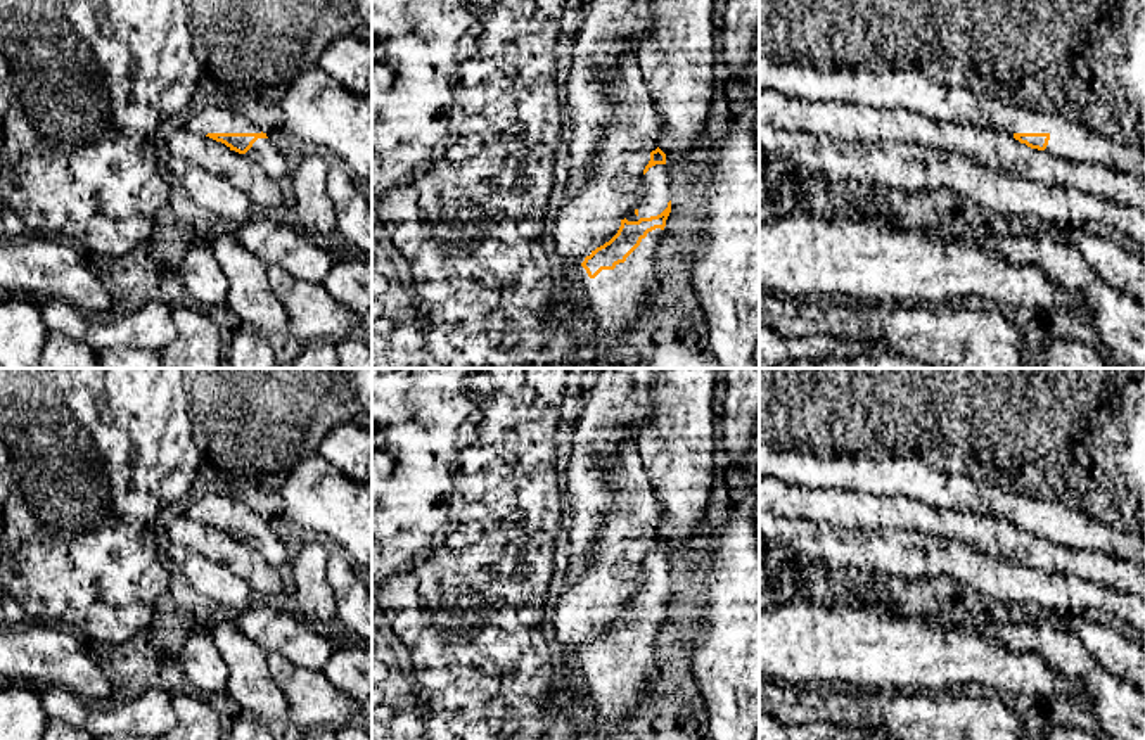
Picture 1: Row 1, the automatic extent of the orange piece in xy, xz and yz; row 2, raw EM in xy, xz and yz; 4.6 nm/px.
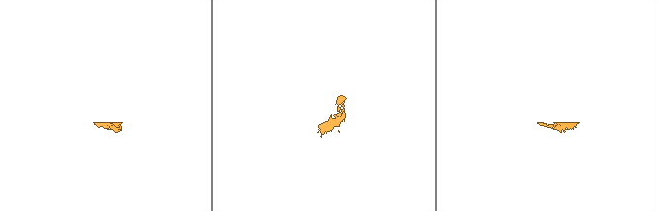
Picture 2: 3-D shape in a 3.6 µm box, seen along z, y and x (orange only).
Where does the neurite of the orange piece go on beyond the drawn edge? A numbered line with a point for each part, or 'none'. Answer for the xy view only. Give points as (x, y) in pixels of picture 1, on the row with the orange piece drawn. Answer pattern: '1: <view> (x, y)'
1: xy (263, 153)

